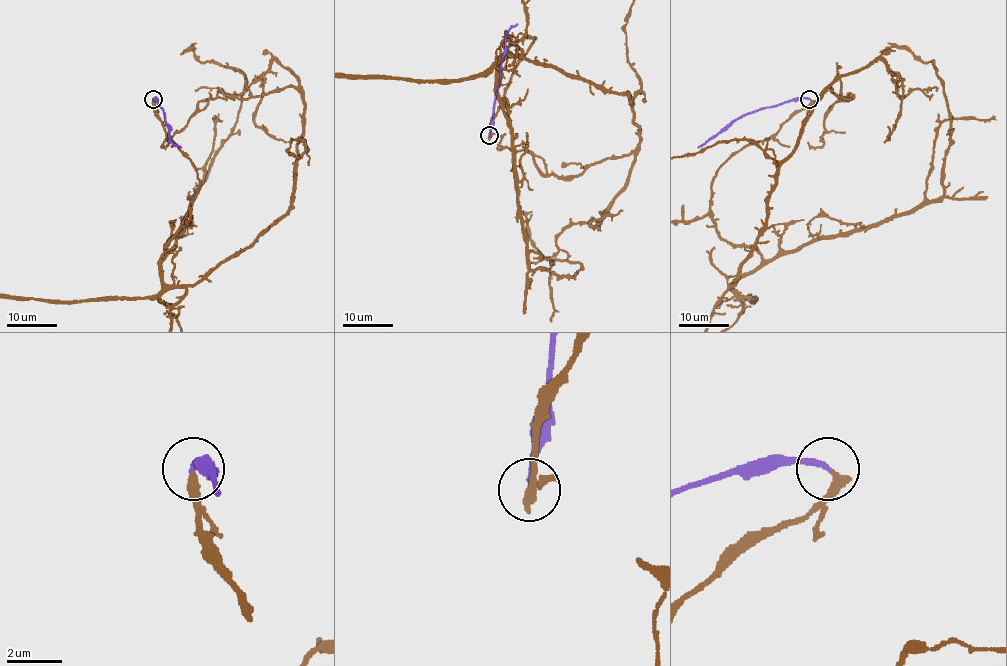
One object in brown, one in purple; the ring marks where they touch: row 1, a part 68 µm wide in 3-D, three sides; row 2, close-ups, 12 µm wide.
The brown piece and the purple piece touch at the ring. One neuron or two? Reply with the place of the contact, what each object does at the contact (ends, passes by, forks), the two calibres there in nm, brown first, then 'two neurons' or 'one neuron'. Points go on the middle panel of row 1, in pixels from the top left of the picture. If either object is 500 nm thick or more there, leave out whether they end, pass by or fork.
place (489, 135); brown ends; purple ends; calibres 320 and 200 nm; one neuron

